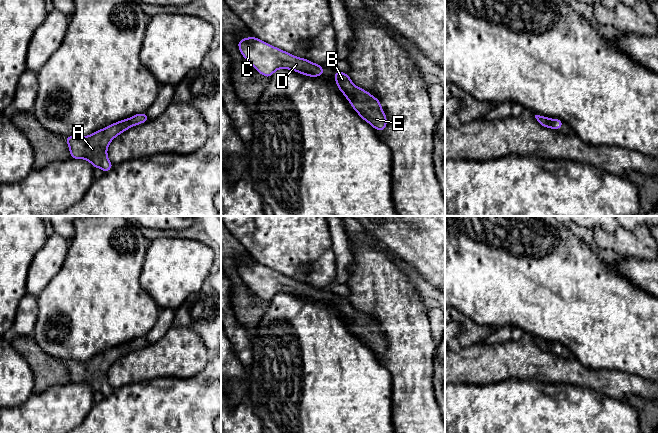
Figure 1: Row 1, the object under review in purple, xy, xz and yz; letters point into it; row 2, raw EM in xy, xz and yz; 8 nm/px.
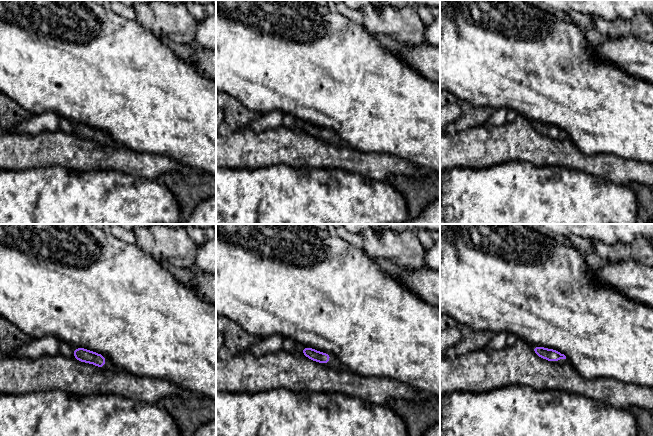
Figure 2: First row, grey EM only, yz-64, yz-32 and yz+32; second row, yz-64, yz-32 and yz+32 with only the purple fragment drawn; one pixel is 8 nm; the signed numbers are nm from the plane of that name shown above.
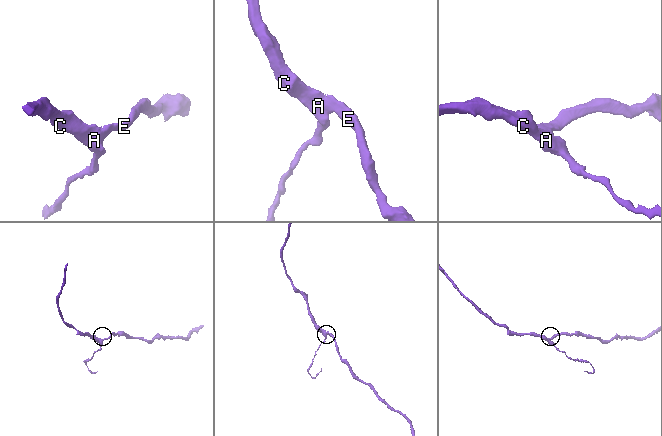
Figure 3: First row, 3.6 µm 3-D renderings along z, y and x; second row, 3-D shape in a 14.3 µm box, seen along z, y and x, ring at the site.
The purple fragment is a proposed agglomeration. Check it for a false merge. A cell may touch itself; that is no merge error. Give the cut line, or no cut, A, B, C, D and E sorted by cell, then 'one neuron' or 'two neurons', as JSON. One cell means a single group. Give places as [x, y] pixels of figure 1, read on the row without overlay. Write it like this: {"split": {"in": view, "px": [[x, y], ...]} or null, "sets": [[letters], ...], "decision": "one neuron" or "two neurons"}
{"split": null, "sets": [["A", "B", "C", "D", "E"]], "decision": "one neuron"}

